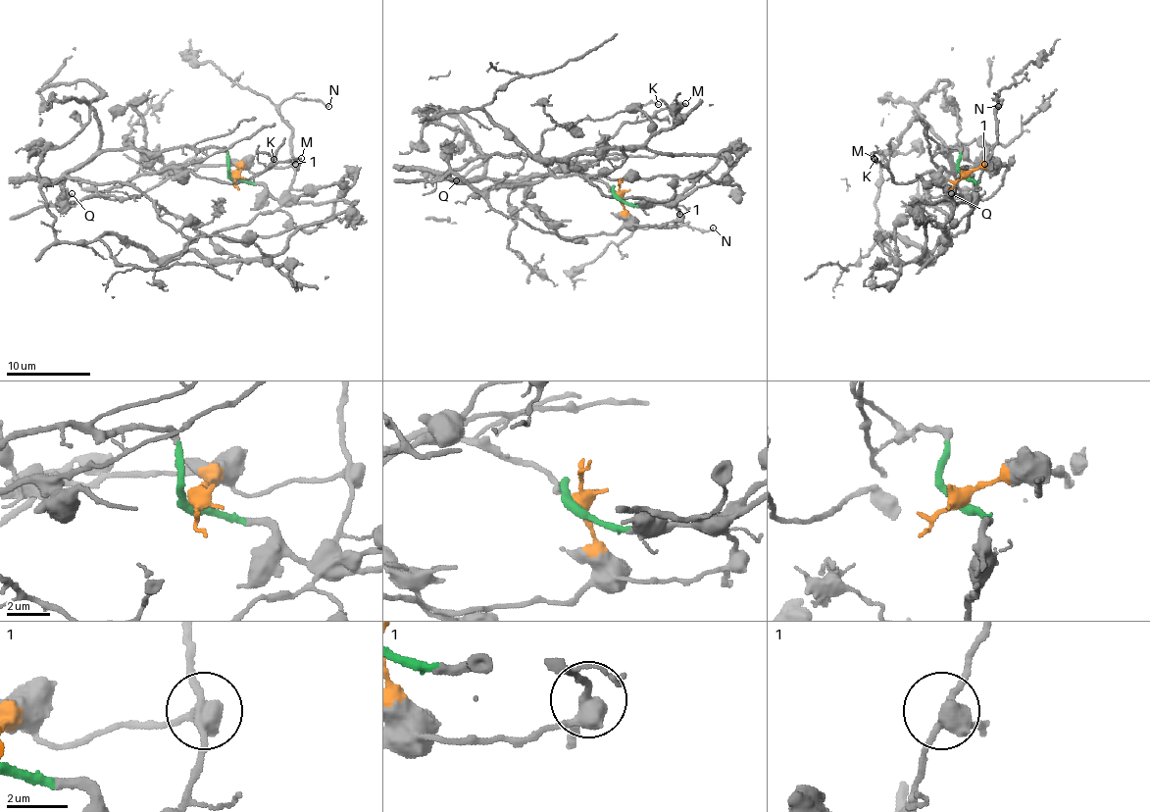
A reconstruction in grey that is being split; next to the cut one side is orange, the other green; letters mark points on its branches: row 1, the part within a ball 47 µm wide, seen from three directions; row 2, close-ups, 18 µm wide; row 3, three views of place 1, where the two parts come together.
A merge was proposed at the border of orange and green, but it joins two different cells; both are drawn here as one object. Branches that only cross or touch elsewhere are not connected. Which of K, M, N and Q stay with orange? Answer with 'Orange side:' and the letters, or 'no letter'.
Orange side: K, M

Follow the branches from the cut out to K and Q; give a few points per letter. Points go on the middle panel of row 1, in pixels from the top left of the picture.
K: (617, 194), (623, 224), (576, 238), (488, 200), (494, 187), (553, 176), (658, 104)
Q: (617, 194), (612, 187), (568, 169), (553, 169), (520, 181), (452, 179), (444, 173), (457, 181)

